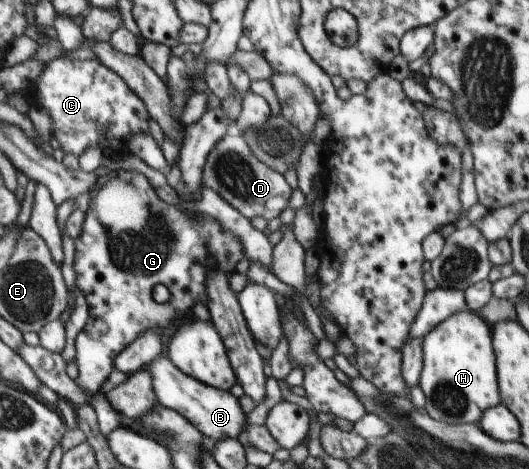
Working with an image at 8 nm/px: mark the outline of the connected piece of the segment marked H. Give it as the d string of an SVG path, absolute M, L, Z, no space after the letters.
M459 312L424 337L421 386L429 417L446 424L479 424L485 410L501 404L491 326L476 312Z

